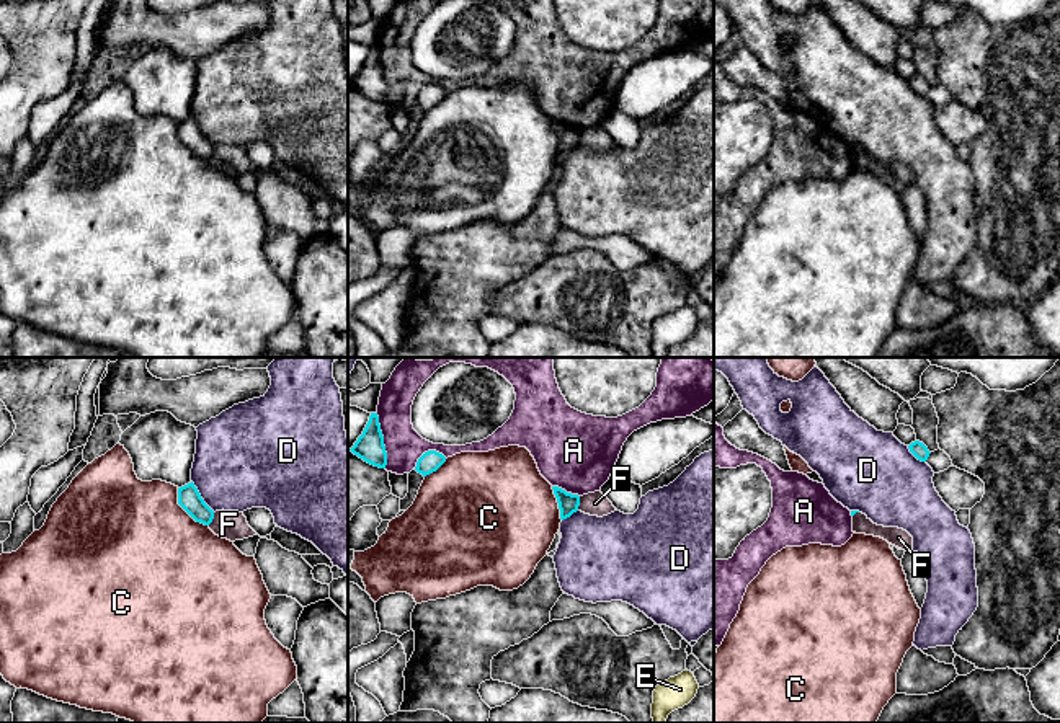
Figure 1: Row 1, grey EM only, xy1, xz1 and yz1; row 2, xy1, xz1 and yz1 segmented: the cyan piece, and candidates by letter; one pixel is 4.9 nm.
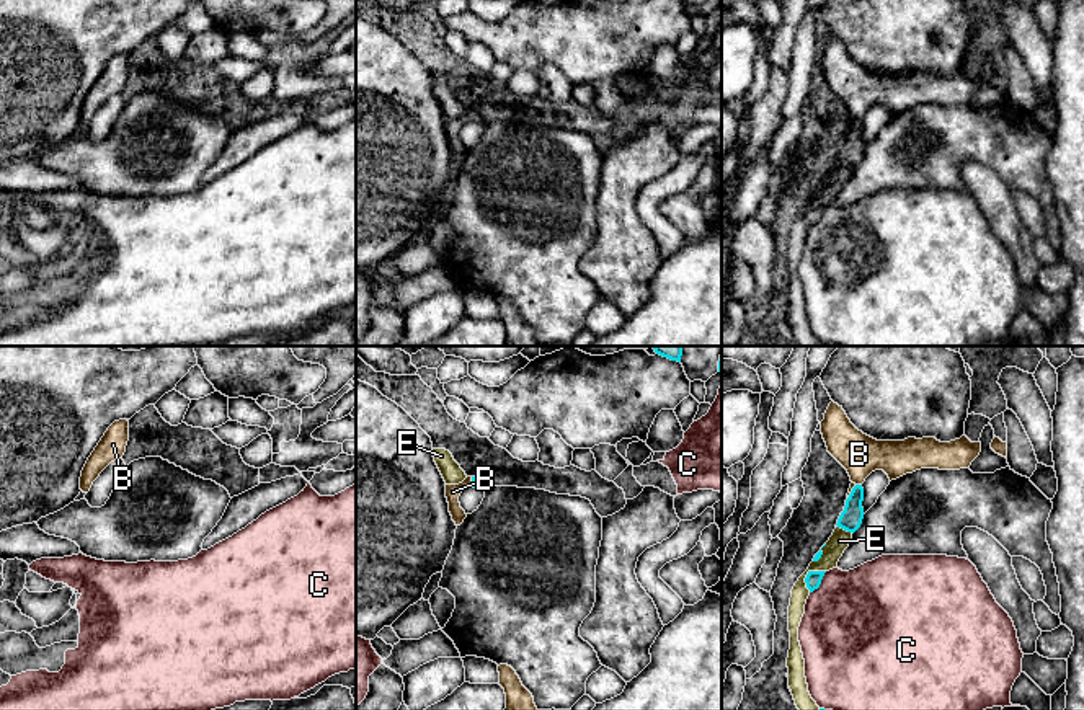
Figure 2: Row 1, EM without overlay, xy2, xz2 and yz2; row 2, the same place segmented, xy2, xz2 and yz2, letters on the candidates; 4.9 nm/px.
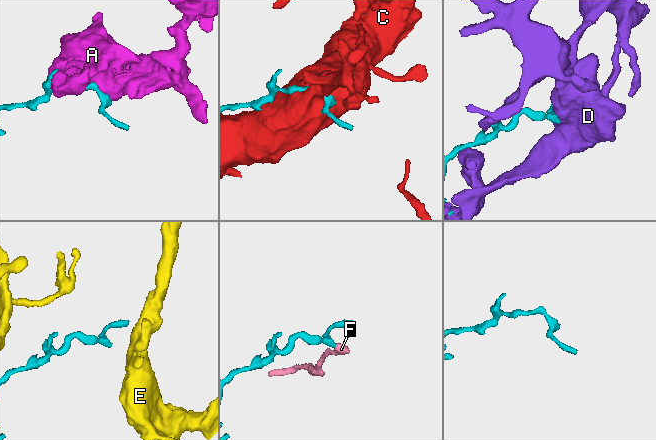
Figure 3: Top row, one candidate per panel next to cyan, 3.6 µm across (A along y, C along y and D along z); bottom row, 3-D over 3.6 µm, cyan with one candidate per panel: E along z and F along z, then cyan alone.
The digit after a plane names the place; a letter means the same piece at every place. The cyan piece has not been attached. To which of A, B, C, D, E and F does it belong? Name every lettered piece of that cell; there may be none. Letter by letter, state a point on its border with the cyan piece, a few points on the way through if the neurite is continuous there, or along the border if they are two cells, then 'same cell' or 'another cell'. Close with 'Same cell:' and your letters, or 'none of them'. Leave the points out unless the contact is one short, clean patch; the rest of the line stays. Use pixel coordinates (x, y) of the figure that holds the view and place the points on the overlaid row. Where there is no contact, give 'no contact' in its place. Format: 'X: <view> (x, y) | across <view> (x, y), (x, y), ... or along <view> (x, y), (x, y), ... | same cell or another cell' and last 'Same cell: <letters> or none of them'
A: xz1 (383, 439) | another cell
B: yz2 (859, 485) | across yz2 (851, 518), (859, 485), (859, 454) | same cell
C: xy1 (187, 511) | another cell
D: xy1 (200, 496) | another cell
E: yz2 (807, 575) | another cell
F: xz1 (578, 503) | along xz1 (580, 496), (577, 510) | another cell
Same cell: B

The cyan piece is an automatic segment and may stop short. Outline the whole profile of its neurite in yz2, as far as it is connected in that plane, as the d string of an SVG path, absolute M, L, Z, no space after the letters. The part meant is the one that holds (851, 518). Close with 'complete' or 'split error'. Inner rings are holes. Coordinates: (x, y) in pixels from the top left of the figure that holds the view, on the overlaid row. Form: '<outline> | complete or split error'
M834 402L824 413L821 434L828 452L847 470L855 485L836 524L852 534L864 519L862 483L872 472L883 470L891 481L921 468L960 470L968 468L981 452L981 442L971 442L966 436L950 442L935 437L877 441L859 431Z | split error

